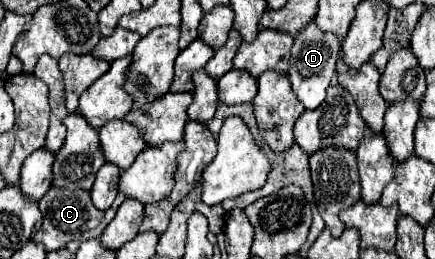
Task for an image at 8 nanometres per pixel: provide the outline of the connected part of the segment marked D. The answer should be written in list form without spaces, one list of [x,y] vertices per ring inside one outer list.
[[[310,21],[294,39],[290,53],[292,55],[290,55],[288,79],[292,83],[292,89],[306,109],[316,109],[324,101],[326,87],[330,85],[332,75],[336,73],[336,63],[340,57],[340,39],[334,33],[320,31],[320,27],[314,21]]]

